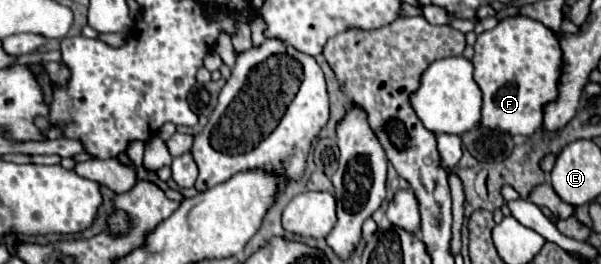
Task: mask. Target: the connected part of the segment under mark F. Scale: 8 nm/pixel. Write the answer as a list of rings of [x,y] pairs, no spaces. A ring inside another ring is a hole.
[[[510,16],[498,22],[496,28],[482,32],[474,44],[474,80],[480,86],[484,94],[484,104],[482,104],[482,124],[492,130],[508,132],[510,136],[522,134],[522,136],[532,136],[542,128],[544,122],[544,106],[552,100],[558,98],[558,82],[562,76],[564,60],[562,60],[562,48],[558,36],[546,28],[542,22],[528,18],[528,16]]]

